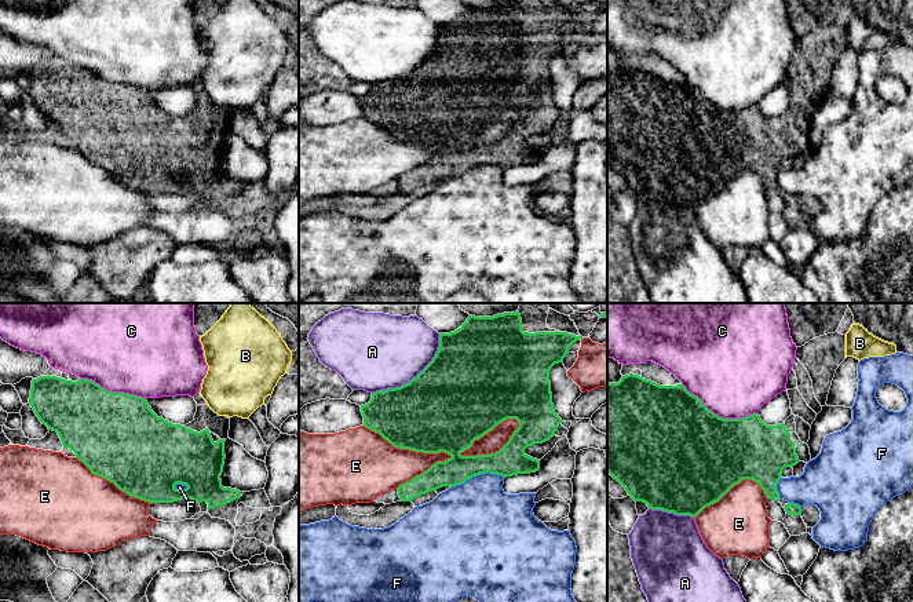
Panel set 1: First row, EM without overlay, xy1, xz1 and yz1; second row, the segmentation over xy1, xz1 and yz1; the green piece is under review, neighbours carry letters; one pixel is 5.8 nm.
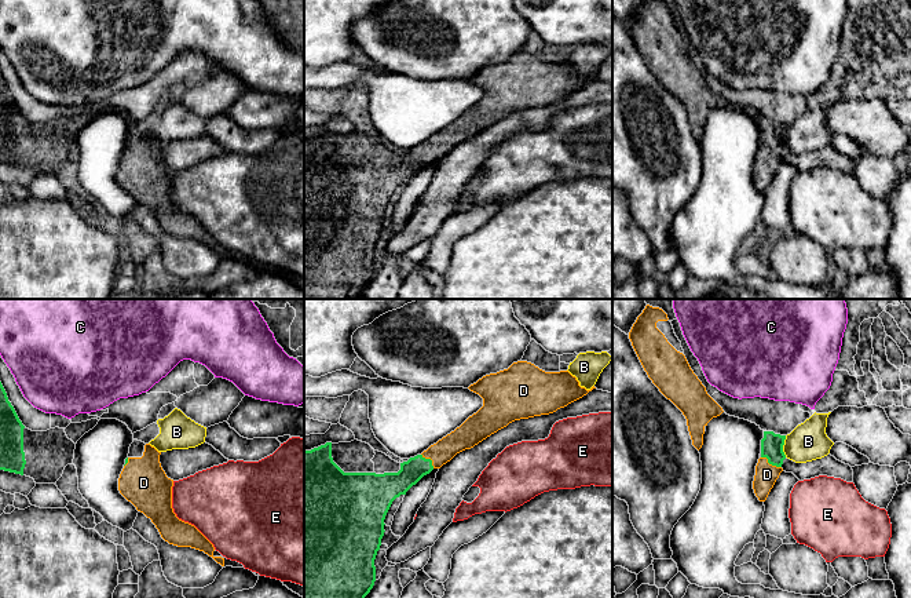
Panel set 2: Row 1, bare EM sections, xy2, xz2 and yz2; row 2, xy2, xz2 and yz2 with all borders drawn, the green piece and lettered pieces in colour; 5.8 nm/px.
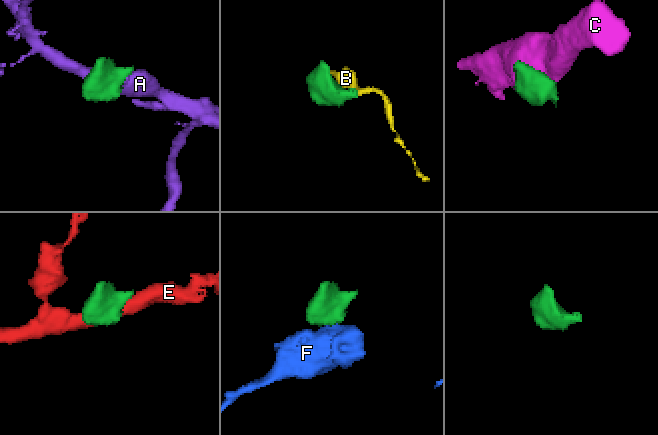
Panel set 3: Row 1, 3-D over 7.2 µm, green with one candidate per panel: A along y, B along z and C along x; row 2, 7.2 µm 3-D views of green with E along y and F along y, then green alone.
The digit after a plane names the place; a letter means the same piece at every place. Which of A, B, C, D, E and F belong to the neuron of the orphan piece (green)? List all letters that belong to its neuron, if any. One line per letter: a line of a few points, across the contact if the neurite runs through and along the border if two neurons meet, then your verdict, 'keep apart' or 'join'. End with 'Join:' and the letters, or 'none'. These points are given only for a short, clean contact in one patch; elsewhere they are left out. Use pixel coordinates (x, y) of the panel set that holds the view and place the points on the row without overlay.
A: keep apart
B: yz2 (786, 127), (783, 137), (785, 148) | keep apart
C: keep apart
D: join
E: keep apart
F: xz1 (504, 168), (496, 164), (479, 164), (452, 178) | keep apart
Join: D

